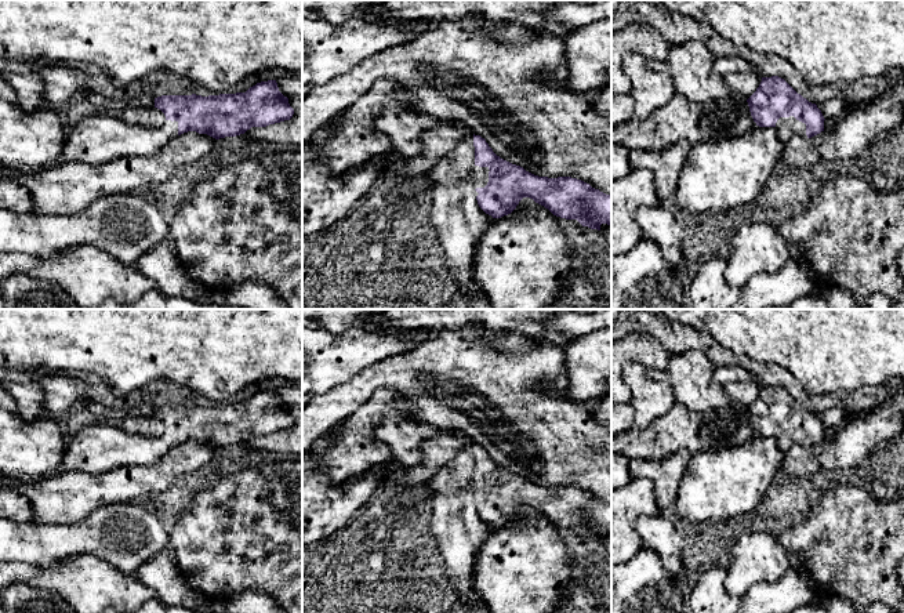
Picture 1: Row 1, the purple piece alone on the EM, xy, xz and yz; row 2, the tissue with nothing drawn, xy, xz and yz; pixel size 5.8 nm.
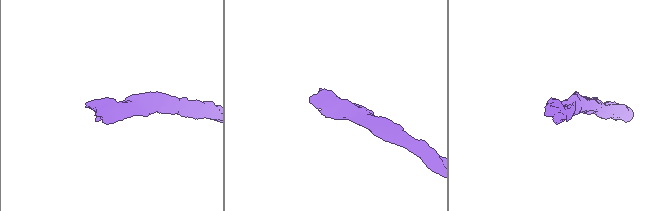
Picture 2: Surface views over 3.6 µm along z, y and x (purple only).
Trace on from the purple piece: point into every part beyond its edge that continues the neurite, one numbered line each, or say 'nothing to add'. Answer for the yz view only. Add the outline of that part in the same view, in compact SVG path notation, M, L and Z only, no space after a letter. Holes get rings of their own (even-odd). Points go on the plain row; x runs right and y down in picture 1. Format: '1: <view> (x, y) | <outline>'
1: yz (787, 436) | M794 425L780 427L776 432L777 446L785 453L794 445L806 445L806 434L796 429Z

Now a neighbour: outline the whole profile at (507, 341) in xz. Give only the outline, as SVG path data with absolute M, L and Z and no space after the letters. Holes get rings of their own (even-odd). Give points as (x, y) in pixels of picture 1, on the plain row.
M513 329L490 331L487 342L498 352L511 355L534 349L540 342L549 341L542 334Z

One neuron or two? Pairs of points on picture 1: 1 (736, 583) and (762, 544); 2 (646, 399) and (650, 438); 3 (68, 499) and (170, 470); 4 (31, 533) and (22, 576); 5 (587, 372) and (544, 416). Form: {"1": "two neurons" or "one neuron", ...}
{"1": "one neuron", "2": "two neurons", "3": "one neuron", "4": "two neurons", "5": "two neurons"}

